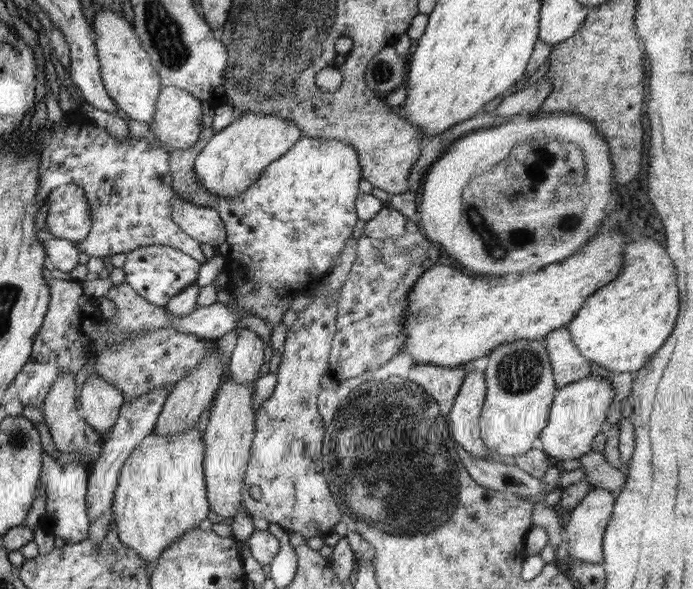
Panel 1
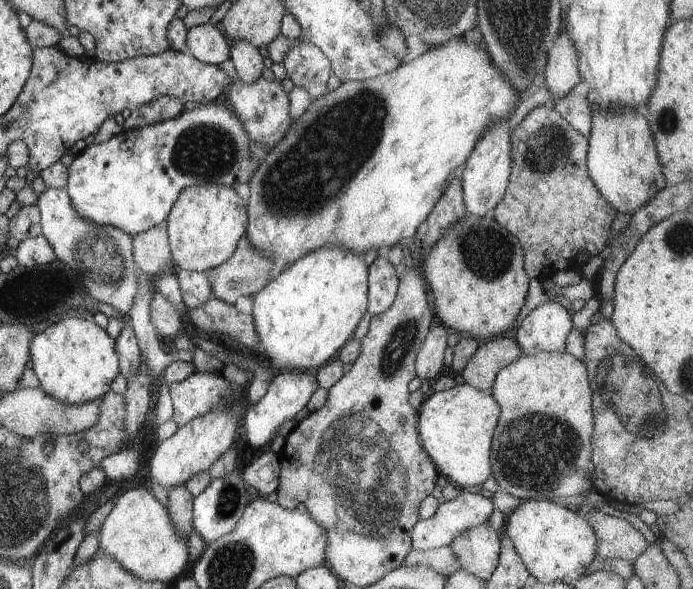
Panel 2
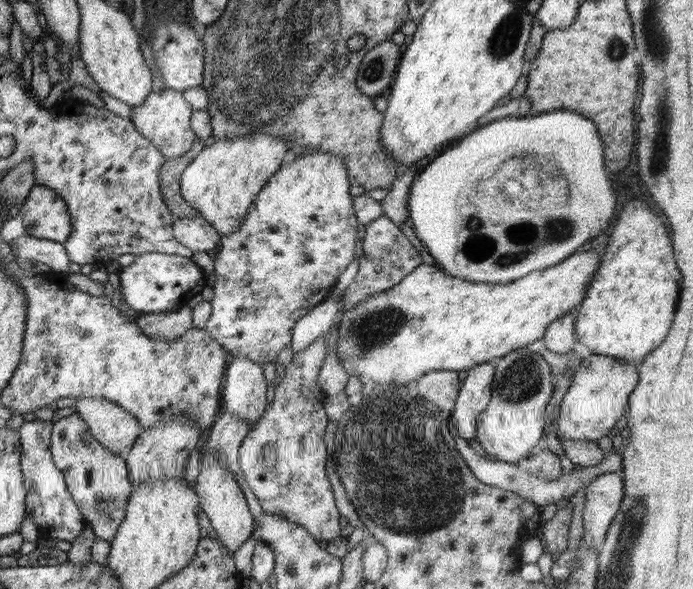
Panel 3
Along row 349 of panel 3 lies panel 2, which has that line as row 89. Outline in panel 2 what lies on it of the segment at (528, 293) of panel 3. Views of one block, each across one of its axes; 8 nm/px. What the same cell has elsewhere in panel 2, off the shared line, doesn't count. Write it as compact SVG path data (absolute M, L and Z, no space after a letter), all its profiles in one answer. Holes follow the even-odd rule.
M469 36L450 38L446 44L430 48L418 58L408 63L402 63L396 70L382 76L363 81L343 82L336 90L327 91L321 97L313 99L312 104L308 106L308 110L300 118L290 122L286 136L278 142L280 146L272 146L272 150L266 156L266 162L252 175L248 182L250 186L246 230L248 242L254 248L262 250L264 256L268 256L273 262L282 258L287 266L298 262L309 252L314 252L314 250L323 246L340 246L340 248L352 250L352 252L363 256L372 249L378 250L381 247L390 248L394 245L404 244L407 238L412 238L416 234L418 226L428 218L428 214L432 212L436 202L442 198L444 190L448 188L448 184L458 176L458 167L464 166L464 162L468 160L476 142L488 132L488 128L494 122L509 119L512 108L518 104L518 98L520 98L520 92L512 86L511 82L504 80L504 76L494 66L494 62L492 62L492 58L486 52L485 47L476 44Z

